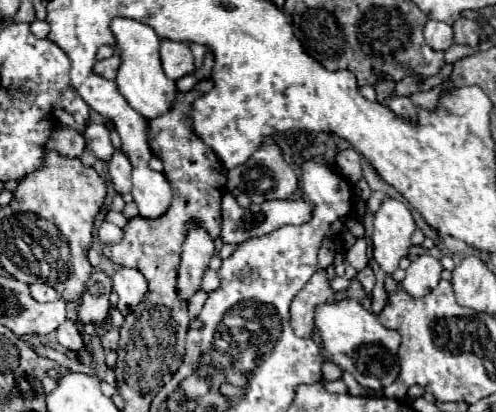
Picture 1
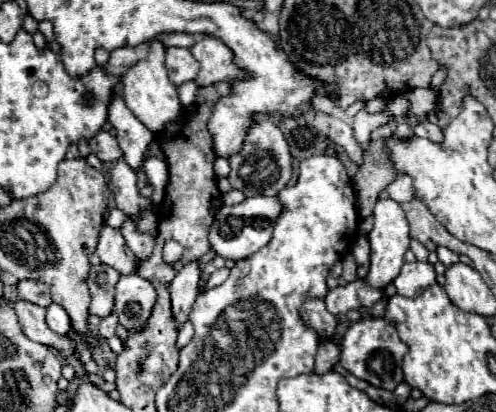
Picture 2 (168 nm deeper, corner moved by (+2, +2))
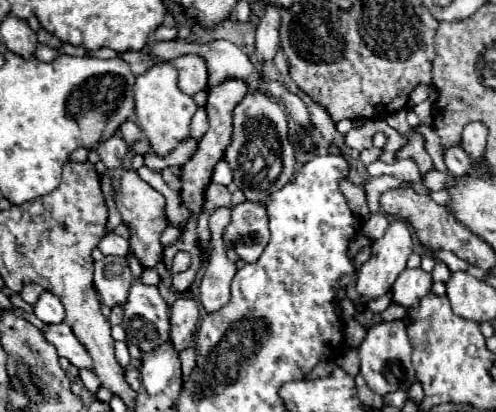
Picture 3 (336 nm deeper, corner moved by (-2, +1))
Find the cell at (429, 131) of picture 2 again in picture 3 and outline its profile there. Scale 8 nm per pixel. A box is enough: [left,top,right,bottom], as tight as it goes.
[444,147,480,177]

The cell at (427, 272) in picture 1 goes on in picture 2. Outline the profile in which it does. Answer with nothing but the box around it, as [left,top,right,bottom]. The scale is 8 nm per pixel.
[394,262,436,298]

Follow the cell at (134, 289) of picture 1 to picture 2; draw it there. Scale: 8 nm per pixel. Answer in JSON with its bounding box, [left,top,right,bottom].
[114,274,156,332]

